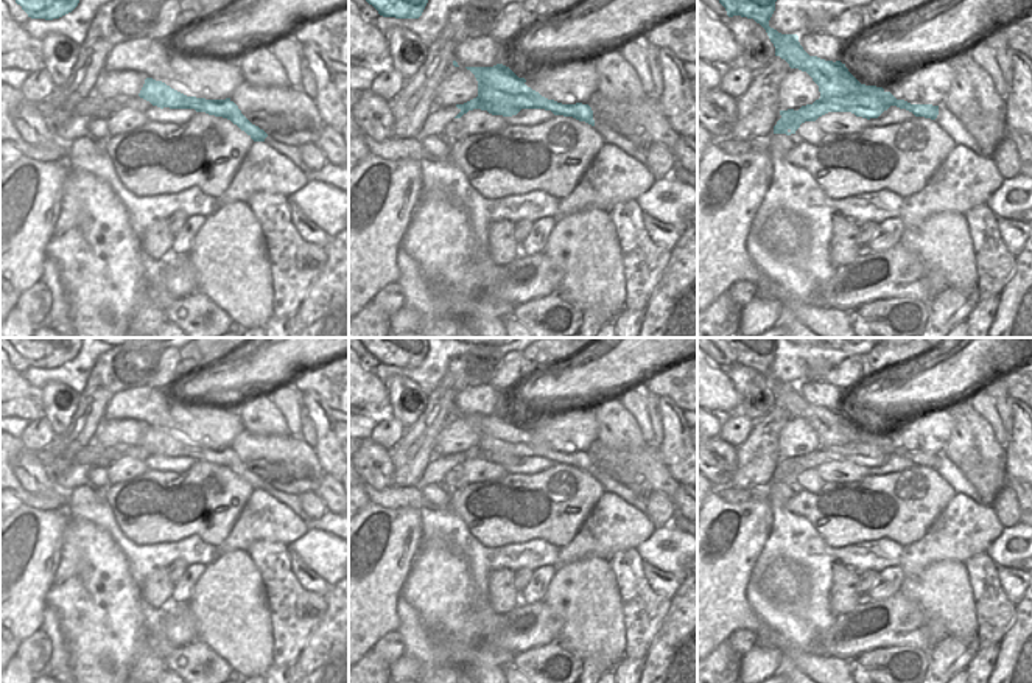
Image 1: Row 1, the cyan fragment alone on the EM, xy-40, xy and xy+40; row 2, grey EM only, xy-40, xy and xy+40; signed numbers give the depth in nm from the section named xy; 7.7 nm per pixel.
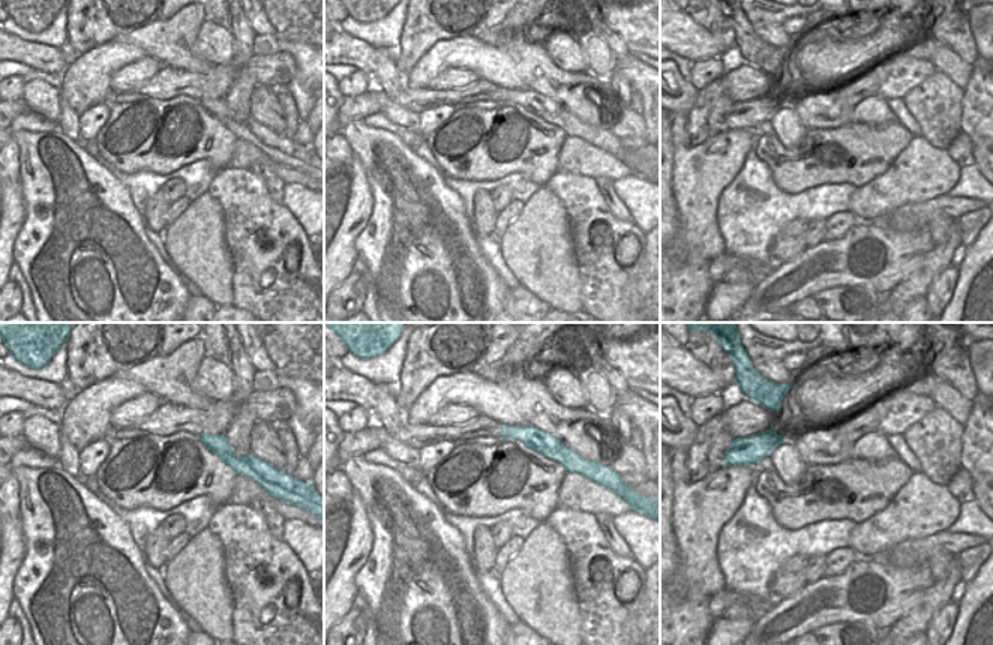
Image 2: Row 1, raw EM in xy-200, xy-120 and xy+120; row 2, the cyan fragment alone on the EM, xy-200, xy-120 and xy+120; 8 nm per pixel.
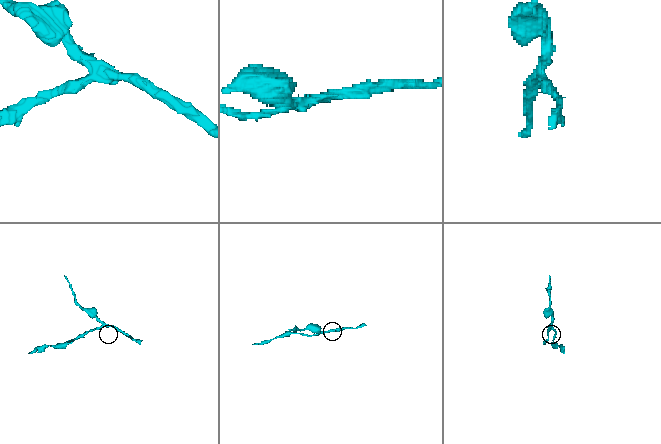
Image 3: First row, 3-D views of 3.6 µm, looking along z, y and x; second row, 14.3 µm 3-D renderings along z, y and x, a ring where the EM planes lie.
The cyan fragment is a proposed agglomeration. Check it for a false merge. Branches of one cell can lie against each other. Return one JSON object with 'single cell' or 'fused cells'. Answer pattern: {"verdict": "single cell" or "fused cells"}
{"verdict": "fused cells"}

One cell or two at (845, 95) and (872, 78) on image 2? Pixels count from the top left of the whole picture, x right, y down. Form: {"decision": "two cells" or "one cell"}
{"decision": "one cell"}

